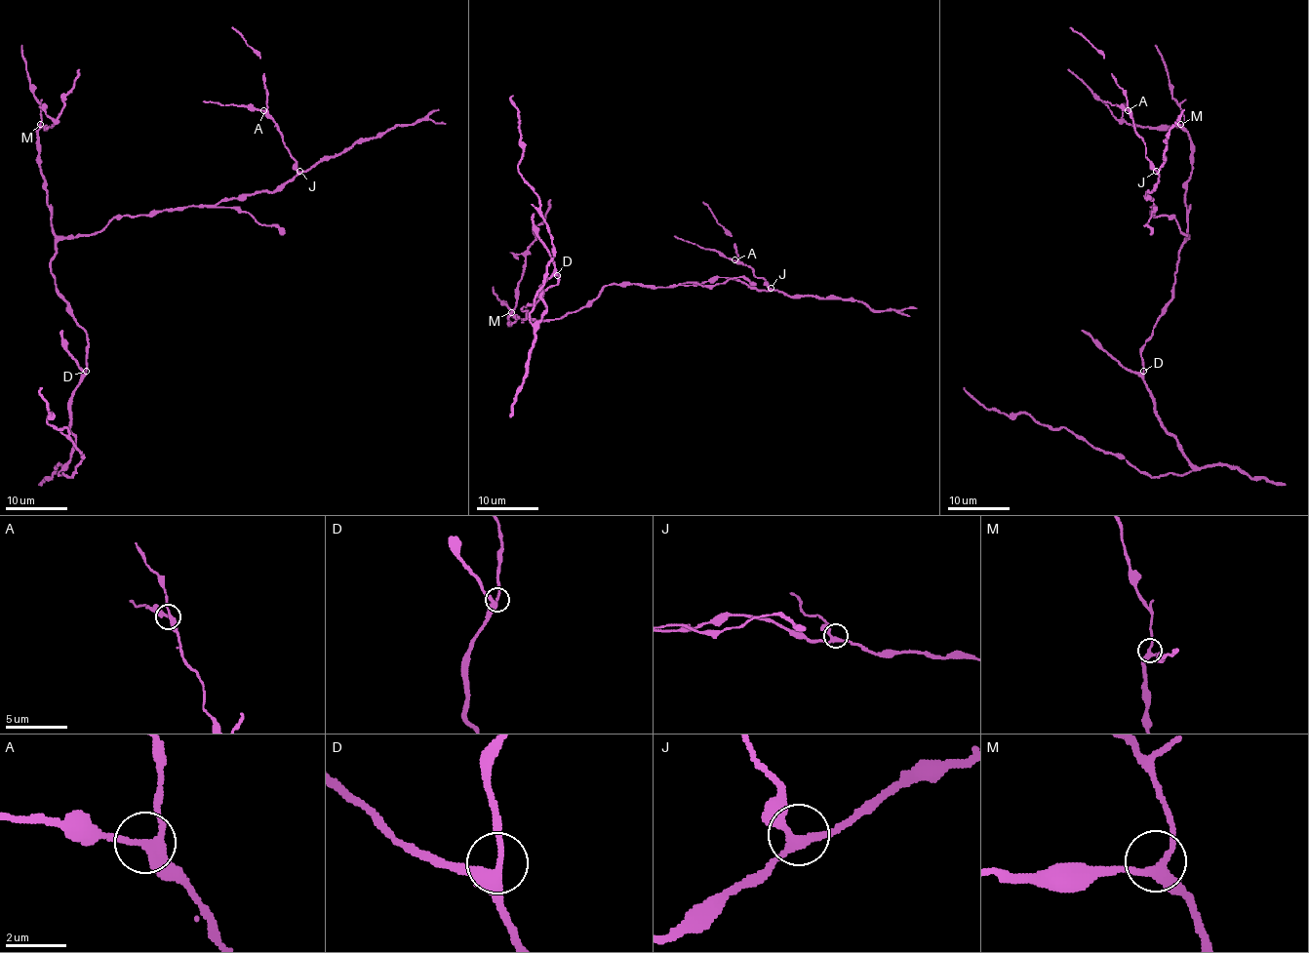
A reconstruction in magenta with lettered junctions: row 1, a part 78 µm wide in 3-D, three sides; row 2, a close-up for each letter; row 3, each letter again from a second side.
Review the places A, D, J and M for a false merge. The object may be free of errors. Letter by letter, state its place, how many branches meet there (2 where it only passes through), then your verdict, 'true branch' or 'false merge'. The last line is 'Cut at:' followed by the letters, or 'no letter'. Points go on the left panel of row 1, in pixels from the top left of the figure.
A: (263, 110) | 3 | true branch
D: (86, 371) | 3 | true branch
J: (299, 171) | 3 | true branch
M: (40, 124) | 3 | true branch
Cut at: no letter

